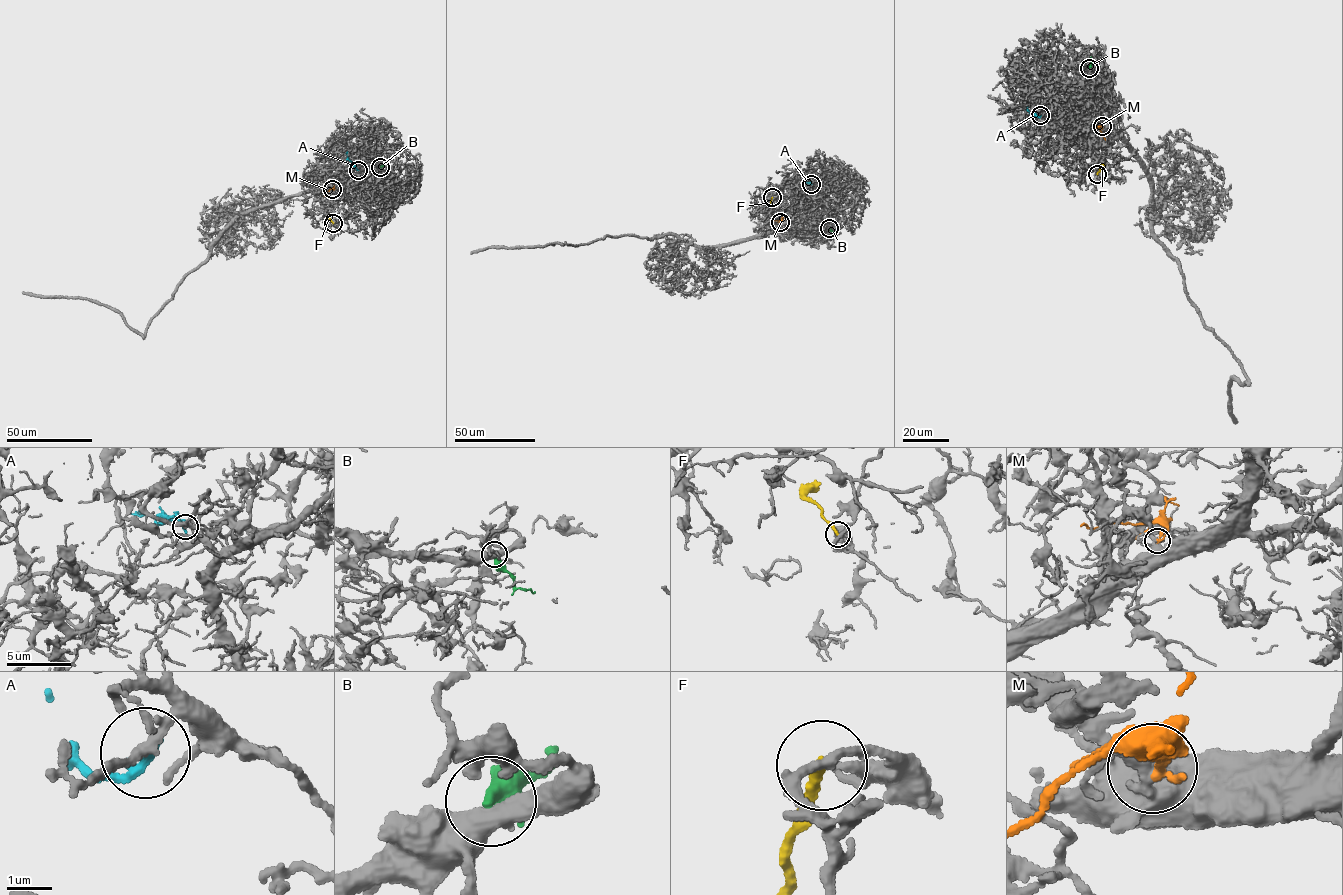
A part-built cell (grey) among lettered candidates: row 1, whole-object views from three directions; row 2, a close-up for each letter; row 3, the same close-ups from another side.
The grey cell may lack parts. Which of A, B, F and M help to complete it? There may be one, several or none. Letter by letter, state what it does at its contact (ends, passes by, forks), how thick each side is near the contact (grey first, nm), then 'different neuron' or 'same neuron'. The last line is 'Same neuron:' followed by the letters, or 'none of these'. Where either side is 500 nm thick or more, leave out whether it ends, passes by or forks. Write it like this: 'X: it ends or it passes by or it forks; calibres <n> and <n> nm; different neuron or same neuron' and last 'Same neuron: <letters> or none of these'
A: it ends; calibres 180 and 240 nm; different neuron
B: it passes by; calibres 400 and 280 nm; different neuron
F: it ends; calibres 180 and 240 nm; different neuron
M: it ends; calibres 240 and 240 nm; different neuron
Same neuron: none of these

